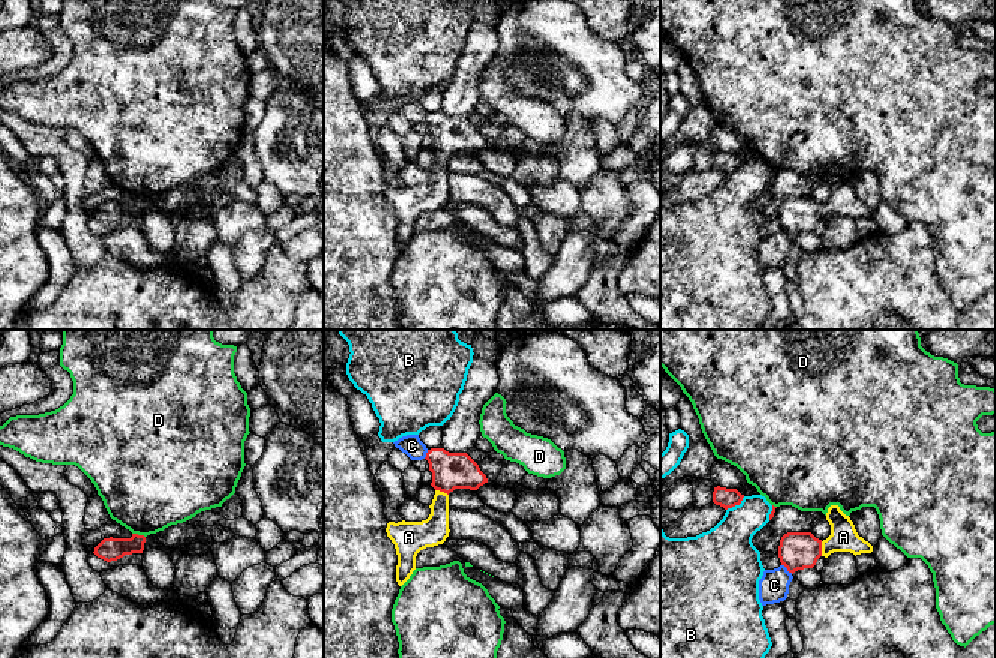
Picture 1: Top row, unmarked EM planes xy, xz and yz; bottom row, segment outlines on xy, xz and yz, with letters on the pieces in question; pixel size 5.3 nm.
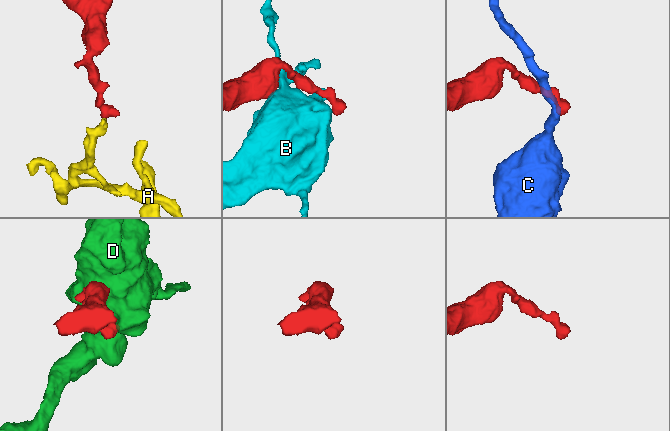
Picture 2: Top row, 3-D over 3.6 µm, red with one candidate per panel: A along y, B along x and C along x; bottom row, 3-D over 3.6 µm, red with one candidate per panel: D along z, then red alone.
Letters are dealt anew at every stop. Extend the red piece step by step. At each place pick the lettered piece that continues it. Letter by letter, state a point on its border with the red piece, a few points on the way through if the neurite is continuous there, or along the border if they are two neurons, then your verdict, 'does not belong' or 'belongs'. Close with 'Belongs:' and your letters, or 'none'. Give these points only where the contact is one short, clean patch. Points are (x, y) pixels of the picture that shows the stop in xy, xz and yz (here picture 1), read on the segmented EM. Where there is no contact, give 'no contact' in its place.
A: contact yz (821, 549); way yz (797, 550), (821, 549), (843, 537); belongs
B: contact yz (735, 504); does not belong
C: contact yz (788, 570); border yz (782, 564), (792, 573); does not belong
D: contact xy (137, 534); border xy (132, 532), (144, 537); does not belong
Belongs: A

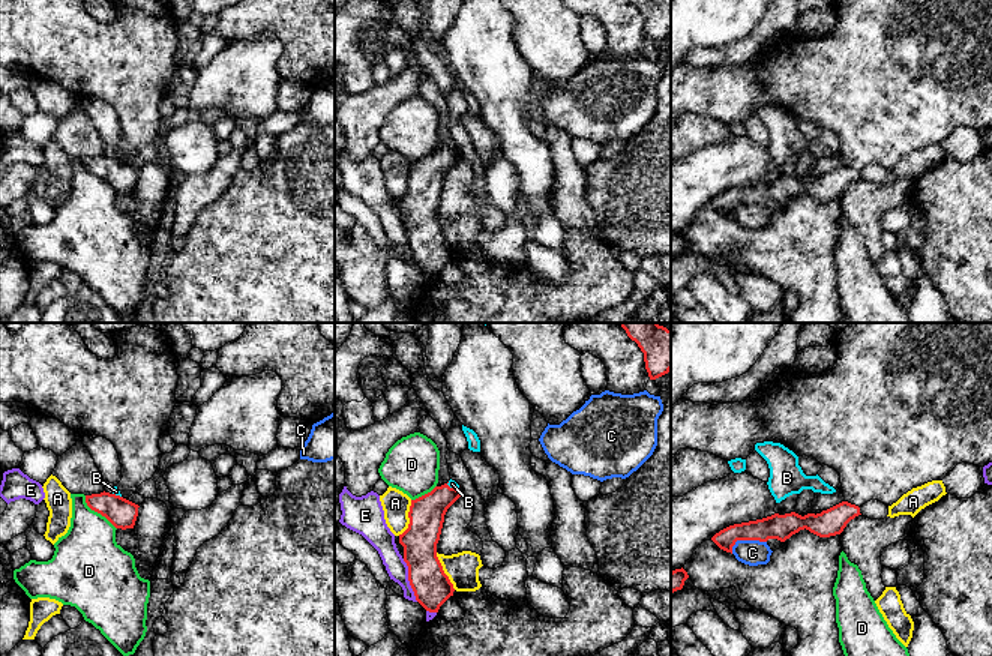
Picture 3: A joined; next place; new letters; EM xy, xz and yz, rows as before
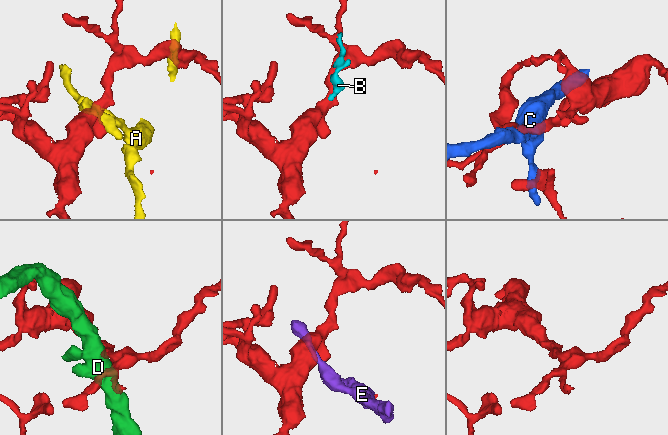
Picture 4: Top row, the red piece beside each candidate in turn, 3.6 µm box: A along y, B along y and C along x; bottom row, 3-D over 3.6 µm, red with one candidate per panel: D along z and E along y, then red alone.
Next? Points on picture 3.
A: contact xz (408, 517); does not belong
B: contact xz (452, 488); border xz (446, 484), (458, 490); does not belong
C: contact yz (745, 539); border yz (766, 541), (737, 541), (731, 553); does not belong
D: contact xy (98, 512); does not belong
E: contact xz (408, 580); does not belong
Belongs: none

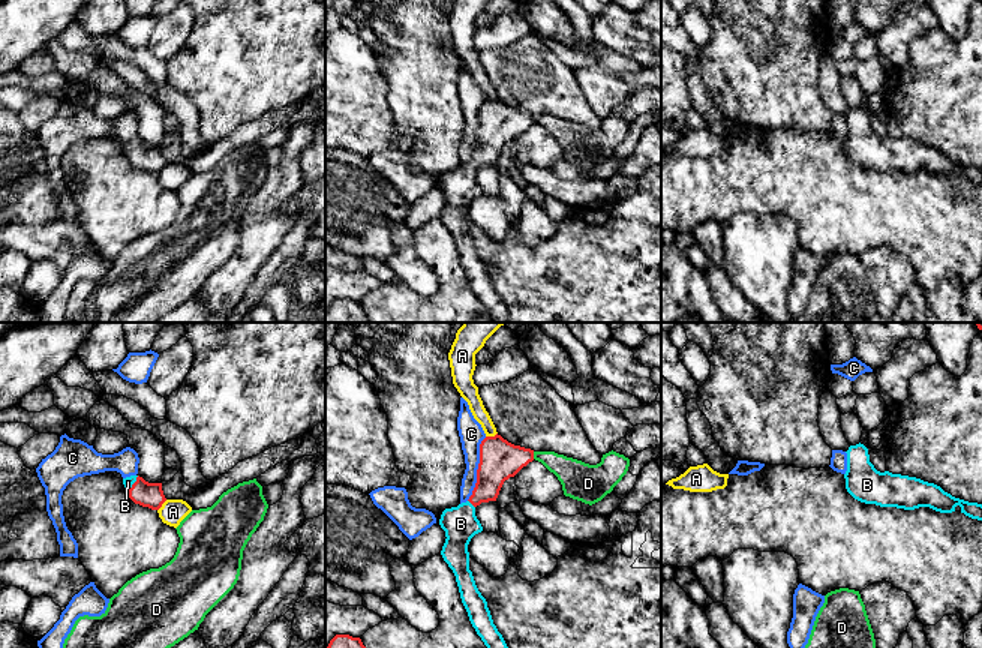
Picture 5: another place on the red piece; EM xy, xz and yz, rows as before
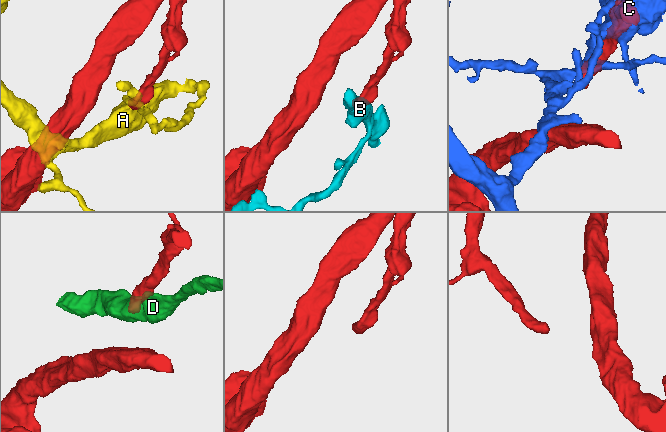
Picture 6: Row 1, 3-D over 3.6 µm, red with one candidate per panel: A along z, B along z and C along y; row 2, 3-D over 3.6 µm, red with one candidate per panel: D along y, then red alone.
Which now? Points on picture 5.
A: contact xz (490, 437); does not belong
B: contact xy (134, 483); way xy (146, 494), (134, 483), (128, 482); belongs
C: contact xz (479, 468); does not belong
D: contact xz (532, 455); does not belong
Belongs: B

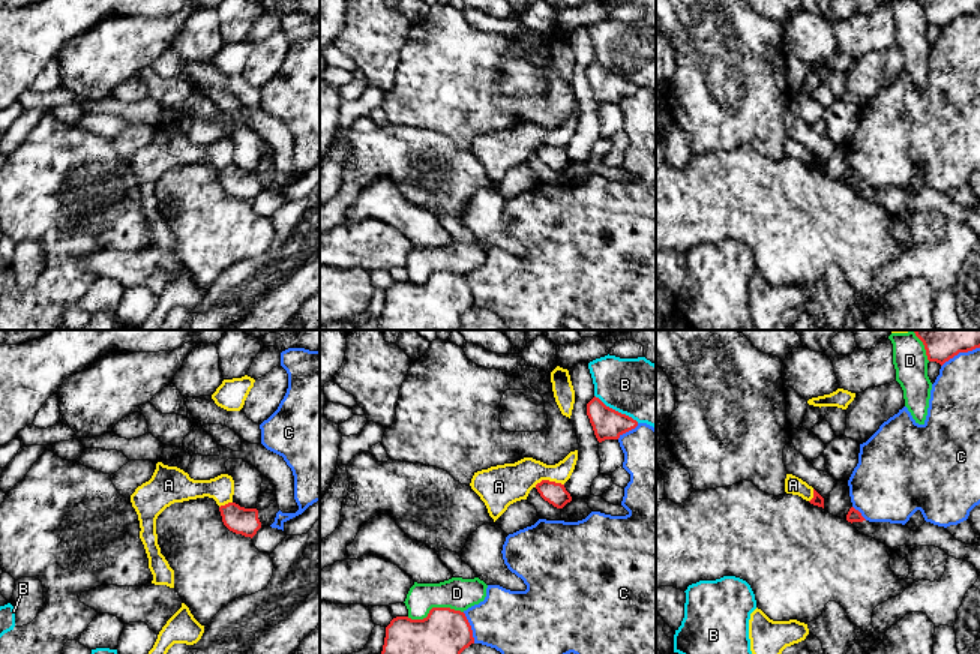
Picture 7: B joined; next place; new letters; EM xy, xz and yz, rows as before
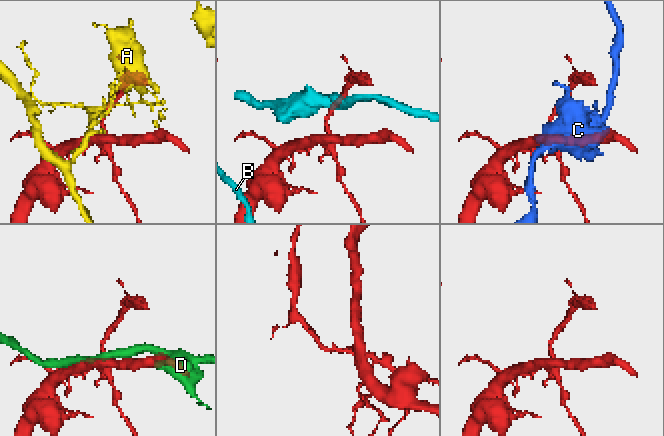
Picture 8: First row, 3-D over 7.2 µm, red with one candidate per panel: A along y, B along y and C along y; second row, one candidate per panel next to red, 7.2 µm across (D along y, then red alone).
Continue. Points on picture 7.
A: contact xz (548, 480); does not belong
B: contact xz (617, 411); does not belong
C: contact yz (959, 351); does not belong
D: contact xz (434, 608); does not belong
Belongs: none

